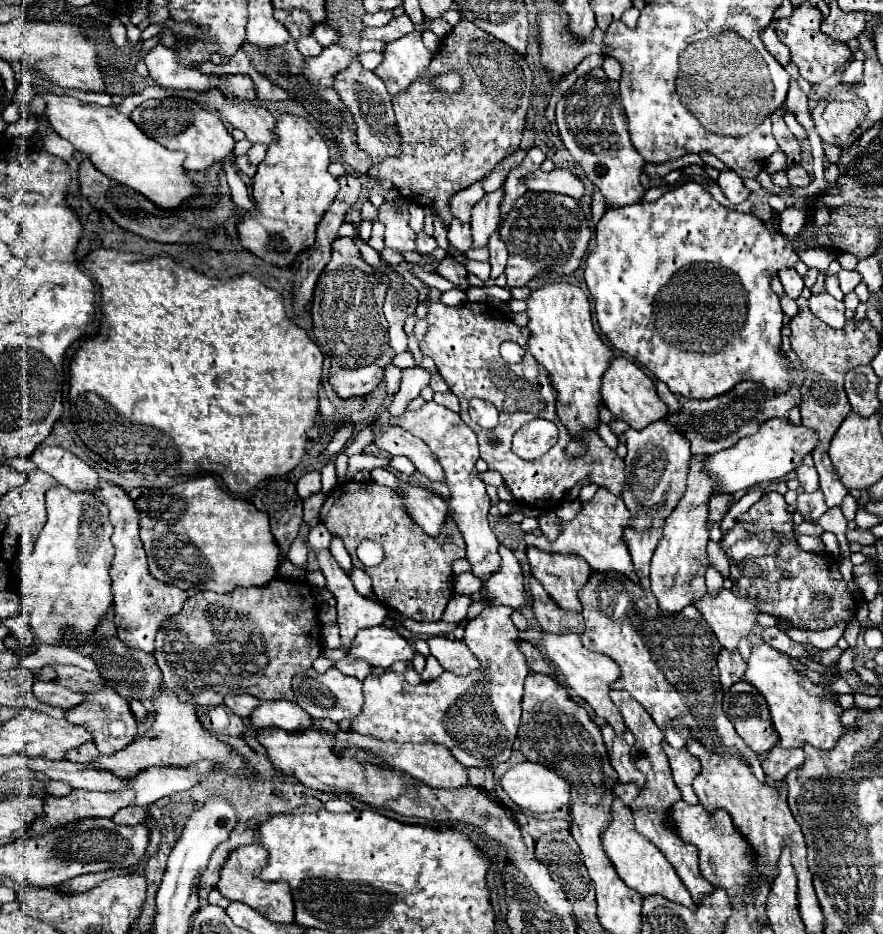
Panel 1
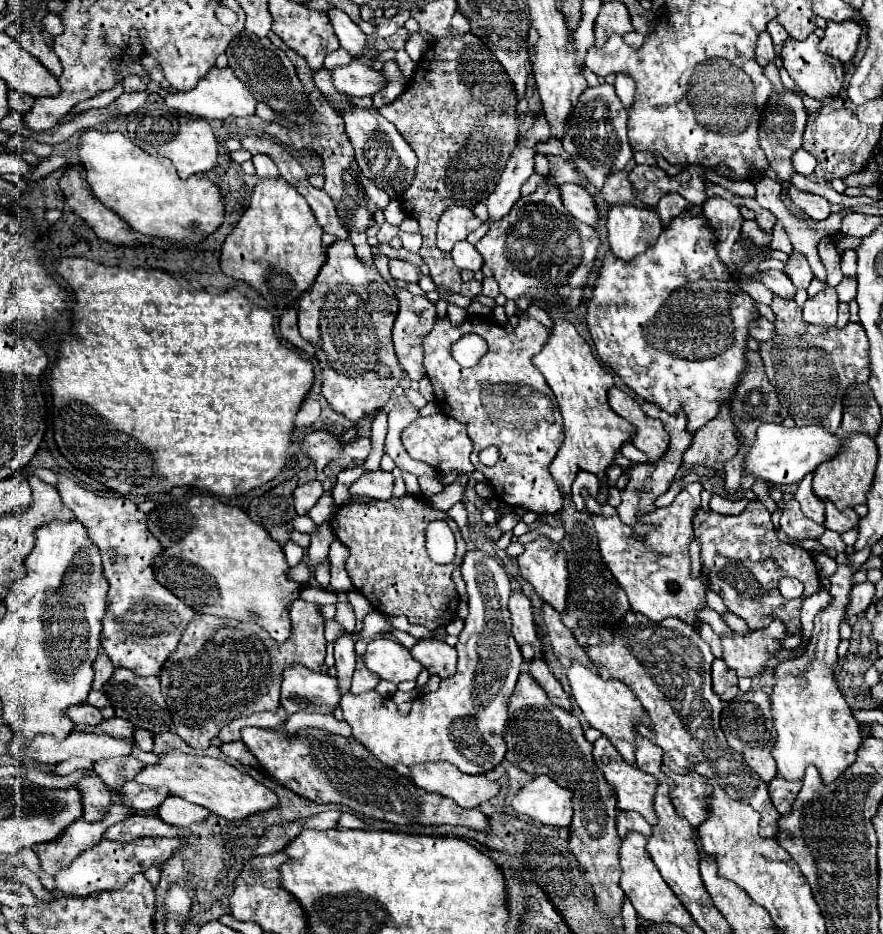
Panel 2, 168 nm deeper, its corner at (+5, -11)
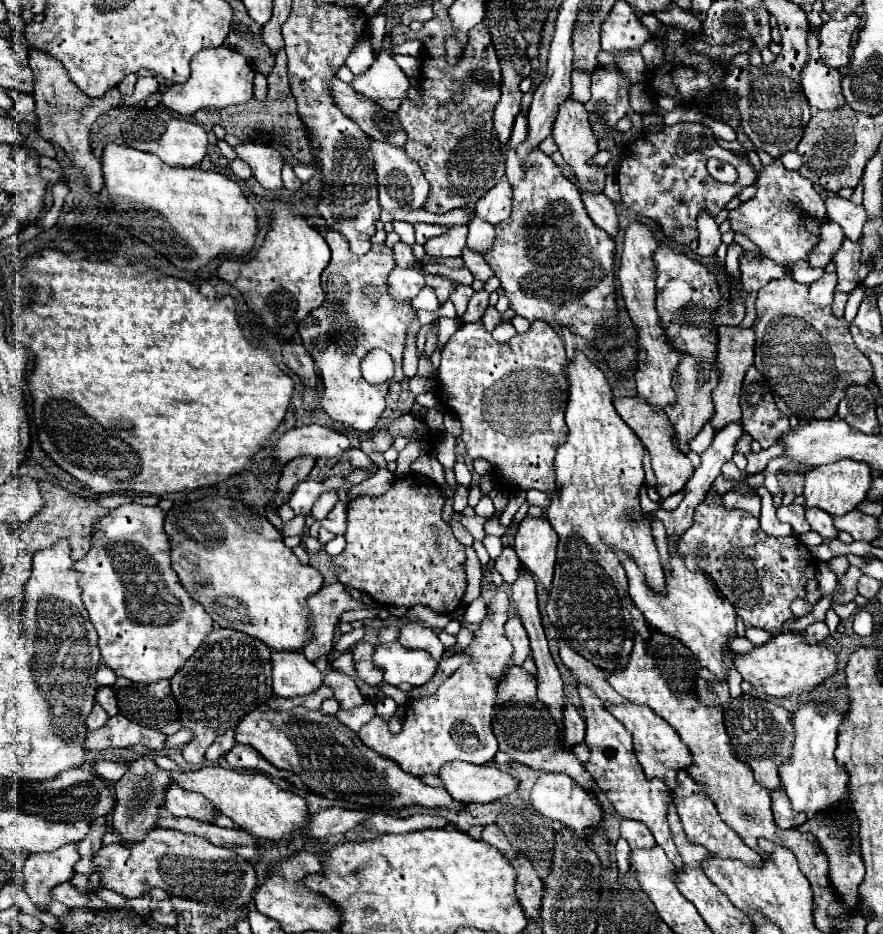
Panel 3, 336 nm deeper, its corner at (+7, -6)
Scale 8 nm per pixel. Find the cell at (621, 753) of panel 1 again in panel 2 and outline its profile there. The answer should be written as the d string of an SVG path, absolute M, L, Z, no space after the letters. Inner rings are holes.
M604 736L594 742L594 760L604 772L608 784L614 788L618 808L640 812L650 824L656 824L656 814L652 808L656 780L644 774L640 768L626 764Z

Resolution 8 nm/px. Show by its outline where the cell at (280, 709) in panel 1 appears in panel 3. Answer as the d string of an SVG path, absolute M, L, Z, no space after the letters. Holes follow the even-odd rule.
M364 703L364 705L360 705L360 707L352 709L352 711L340 711L340 713L336 713L336 717L346 727L358 731L362 725L366 725L366 721L370 721L370 717L374 717L374 713L376 713L374 703Z

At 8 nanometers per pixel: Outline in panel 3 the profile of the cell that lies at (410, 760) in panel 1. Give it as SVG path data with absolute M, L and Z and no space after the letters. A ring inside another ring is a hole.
M446 763L438 775L446 791L460 803L490 803L518 789L518 779L496 767L478 767L472 763Z

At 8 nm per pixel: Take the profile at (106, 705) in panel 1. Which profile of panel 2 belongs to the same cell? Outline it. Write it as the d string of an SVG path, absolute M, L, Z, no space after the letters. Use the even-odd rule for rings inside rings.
M124 756L124 758L112 758L112 760L100 760L94 762L96 774L104 780L108 788L120 788L124 782L132 780L144 764L136 760L134 756Z

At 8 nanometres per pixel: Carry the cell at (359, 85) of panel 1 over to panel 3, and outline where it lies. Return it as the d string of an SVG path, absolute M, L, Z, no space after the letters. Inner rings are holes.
M370 141L370 149L374 153L374 169L378 175L378 189L380 189L380 205L386 211L392 211L396 207L408 207L408 209L424 209L426 197L430 193L430 185L426 177L422 175L420 165L406 155L404 149L398 149L394 145L382 143L382 141Z

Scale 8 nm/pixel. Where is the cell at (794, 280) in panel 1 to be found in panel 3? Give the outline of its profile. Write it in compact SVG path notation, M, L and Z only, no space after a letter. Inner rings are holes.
M752 251L742 253L740 257L740 273L742 273L742 289L748 293L746 297L746 315L740 326L744 328L752 327L756 319L756 295L758 289L762 289L768 281L772 279L780 279L784 277L784 269L782 265L770 261L768 257L756 255Z

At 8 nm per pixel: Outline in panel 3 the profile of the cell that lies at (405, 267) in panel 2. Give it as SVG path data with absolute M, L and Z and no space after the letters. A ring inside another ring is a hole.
M394 267L386 279L386 285L388 285L388 293L390 293L390 297L394 297L394 301L408 303L424 287L424 275L420 271Z

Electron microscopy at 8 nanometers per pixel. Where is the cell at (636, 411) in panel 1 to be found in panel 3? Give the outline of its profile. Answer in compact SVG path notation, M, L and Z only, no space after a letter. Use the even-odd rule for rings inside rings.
M618 397L618 399L614 399L614 407L616 407L618 415L624 419L624 423L638 435L638 439L648 449L650 459L652 459L652 471L656 475L658 495L662 499L666 499L666 497L682 491L686 481L692 477L694 467L692 467L690 459L674 447L674 443L672 443L674 429L670 425L668 417L664 413L654 413L654 409L650 409L648 401L642 401L642 397Z

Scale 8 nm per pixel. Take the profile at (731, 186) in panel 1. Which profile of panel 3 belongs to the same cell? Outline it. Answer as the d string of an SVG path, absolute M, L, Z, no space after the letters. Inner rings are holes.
M700 213L698 217L698 249L696 253L700 257L714 257L720 247L720 231L714 217L708 213Z

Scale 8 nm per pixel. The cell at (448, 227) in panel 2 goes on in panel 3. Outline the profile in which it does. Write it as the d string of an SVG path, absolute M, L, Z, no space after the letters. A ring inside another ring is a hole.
M454 225L448 229L448 233L428 239L424 245L426 255L430 257L440 257L440 259L448 259L448 257L462 257L462 249L466 247L466 225Z

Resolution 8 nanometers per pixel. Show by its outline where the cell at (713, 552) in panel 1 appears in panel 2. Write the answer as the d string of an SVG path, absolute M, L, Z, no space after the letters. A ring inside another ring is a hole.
M710 586L706 588L706 602L708 602L708 606L710 606L712 610L716 610L718 614L724 614L724 610L728 610L728 608L724 606L724 602L722 602L720 594L716 594Z

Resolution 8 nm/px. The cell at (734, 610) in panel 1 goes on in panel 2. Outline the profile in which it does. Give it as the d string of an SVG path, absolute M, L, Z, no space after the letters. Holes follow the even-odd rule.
M772 620L768 628L750 632L730 632L722 636L722 660L738 676L758 676L768 662L768 656L780 648L780 640L786 636L784 624Z

